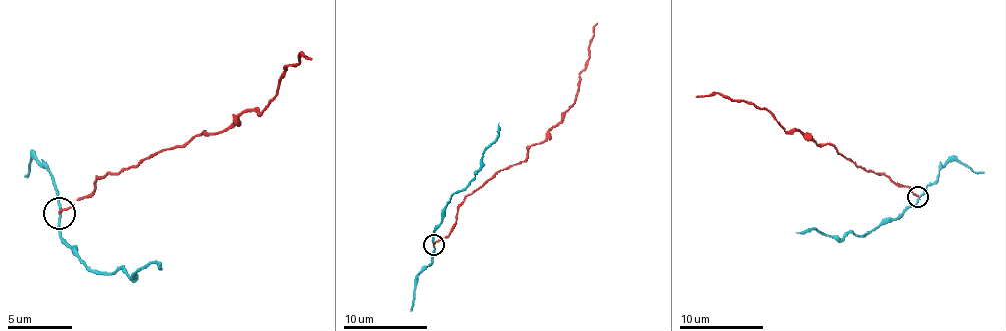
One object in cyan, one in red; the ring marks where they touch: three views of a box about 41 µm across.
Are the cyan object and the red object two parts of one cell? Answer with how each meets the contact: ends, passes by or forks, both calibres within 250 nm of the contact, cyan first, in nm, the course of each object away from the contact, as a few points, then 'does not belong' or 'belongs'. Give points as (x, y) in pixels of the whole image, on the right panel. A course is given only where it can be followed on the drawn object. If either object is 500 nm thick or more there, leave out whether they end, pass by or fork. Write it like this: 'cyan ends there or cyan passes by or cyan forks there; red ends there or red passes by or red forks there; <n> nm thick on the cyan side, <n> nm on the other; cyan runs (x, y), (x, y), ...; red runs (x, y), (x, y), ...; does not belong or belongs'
cyan passes by; red ends there; 150 nm thick on the cyan side, 160 nm on the other; cyan runs (917, 198), (894, 219), (882, 221), (867, 234), (859, 236), (850, 232), (840, 238), (811, 230), (796, 232); red runs (917, 196), (848, 161), (832, 144), (817, 144), (796, 129), (786, 132), (765, 109), (719, 94), (696, 96); does not belong

